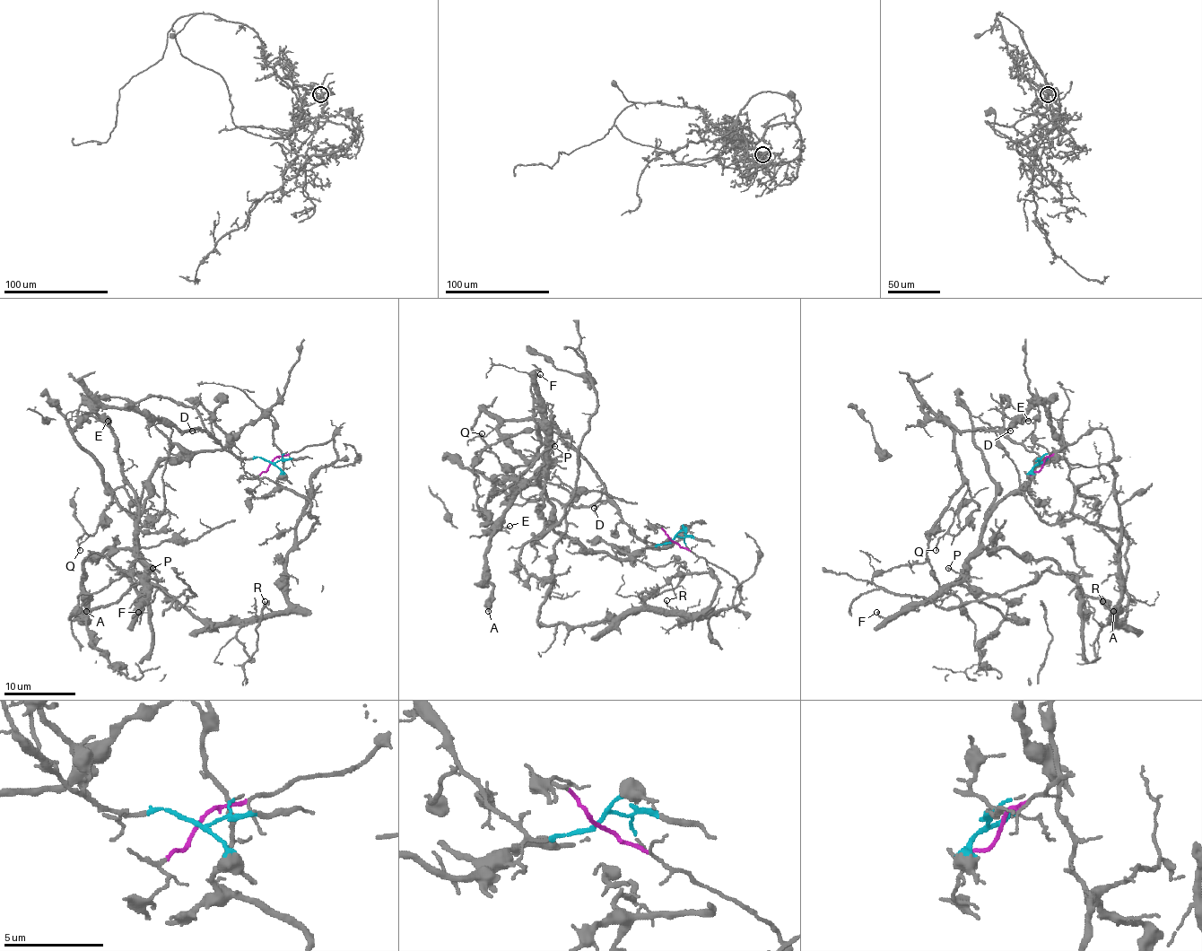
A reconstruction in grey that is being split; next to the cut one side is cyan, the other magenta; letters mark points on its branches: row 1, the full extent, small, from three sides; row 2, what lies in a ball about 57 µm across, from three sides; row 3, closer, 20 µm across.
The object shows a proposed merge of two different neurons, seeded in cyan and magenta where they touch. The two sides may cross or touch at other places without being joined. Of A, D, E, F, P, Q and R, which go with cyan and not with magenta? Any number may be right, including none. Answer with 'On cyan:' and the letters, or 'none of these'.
On cyan: D, Q

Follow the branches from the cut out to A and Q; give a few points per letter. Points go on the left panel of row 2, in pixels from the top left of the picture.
A: (271, 463), (338, 428), (284, 610), (190, 615), (138, 554), (152, 493), (135, 544), (84, 563), (86, 612)
Q: (271, 463), (240, 459), (199, 428), (102, 406), (124, 484), (79, 551)

